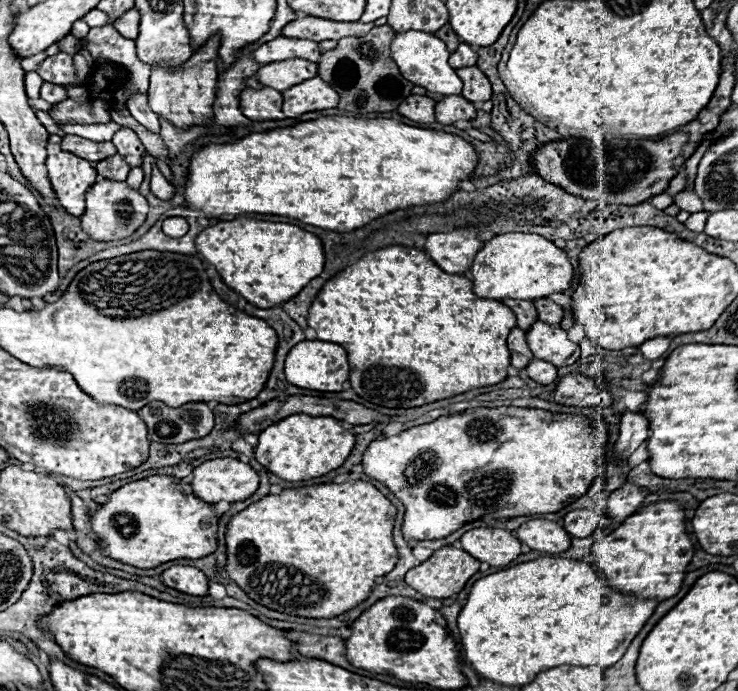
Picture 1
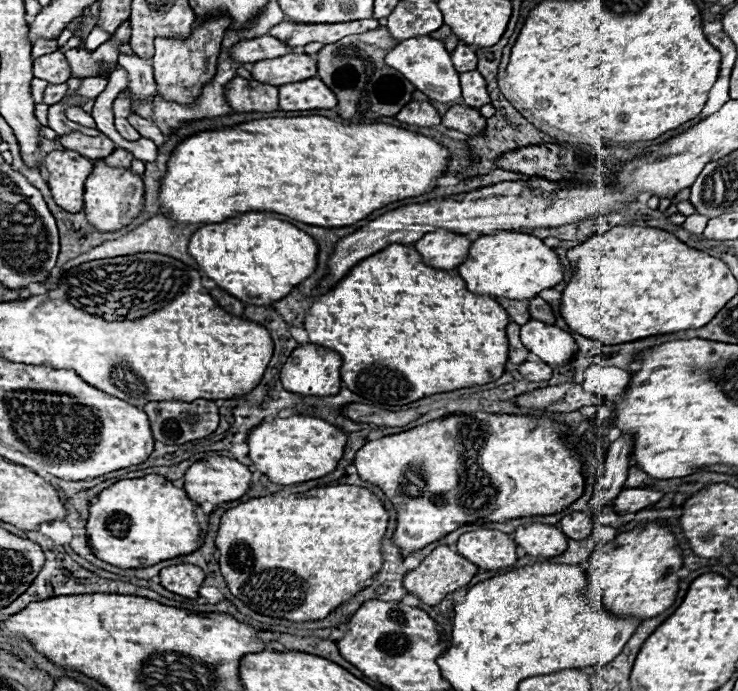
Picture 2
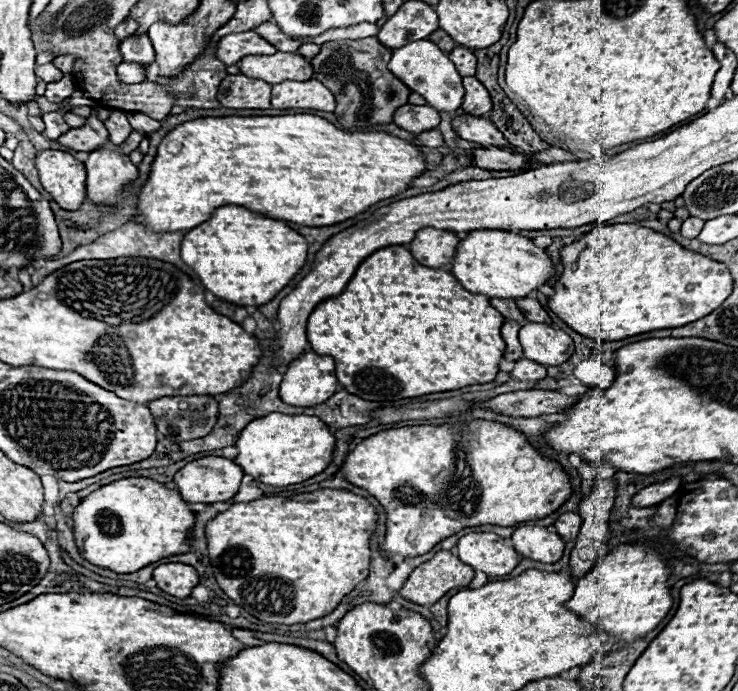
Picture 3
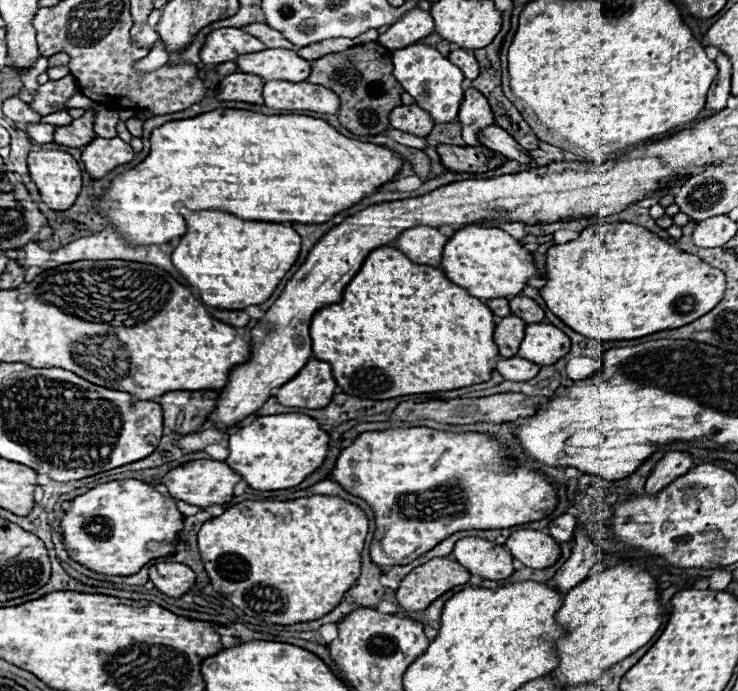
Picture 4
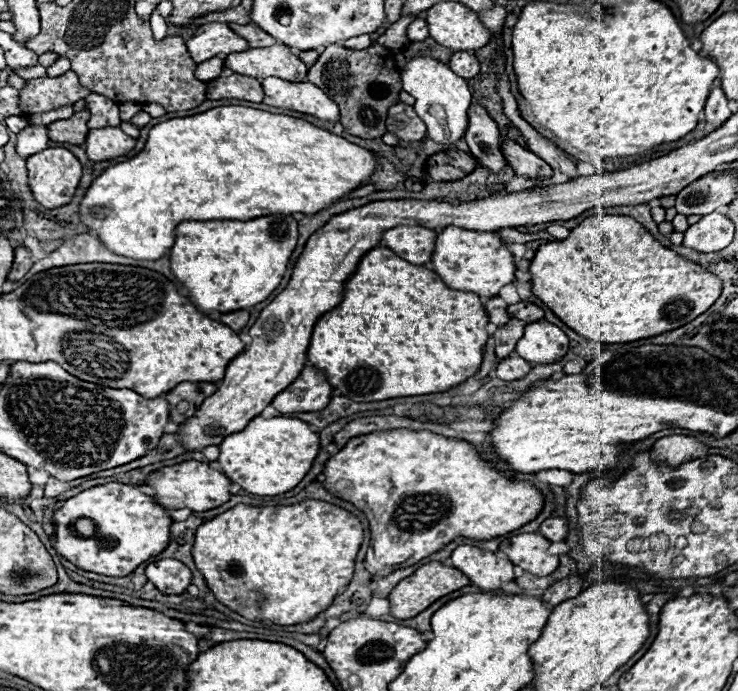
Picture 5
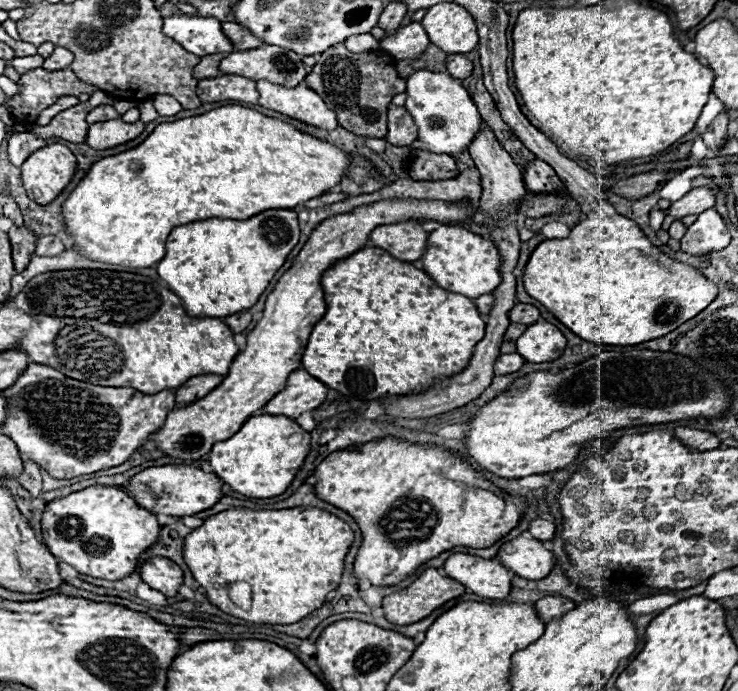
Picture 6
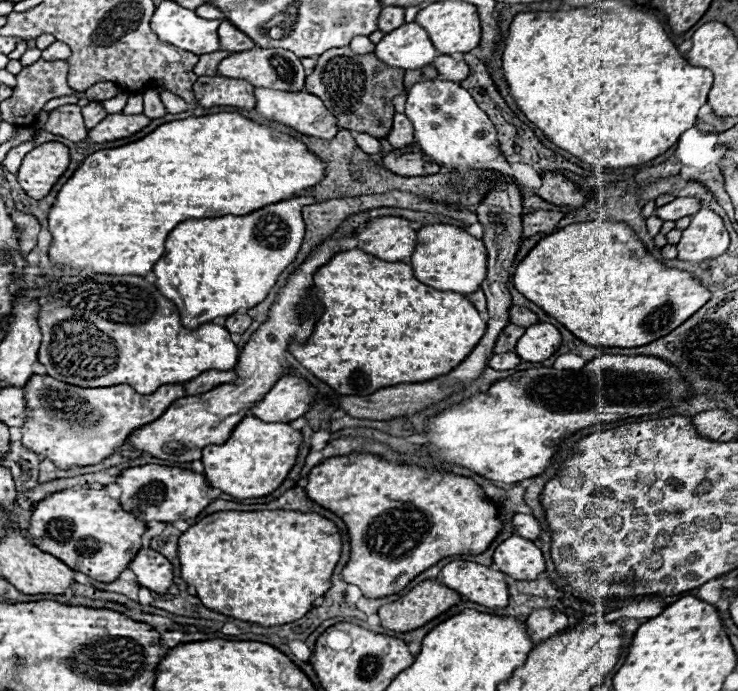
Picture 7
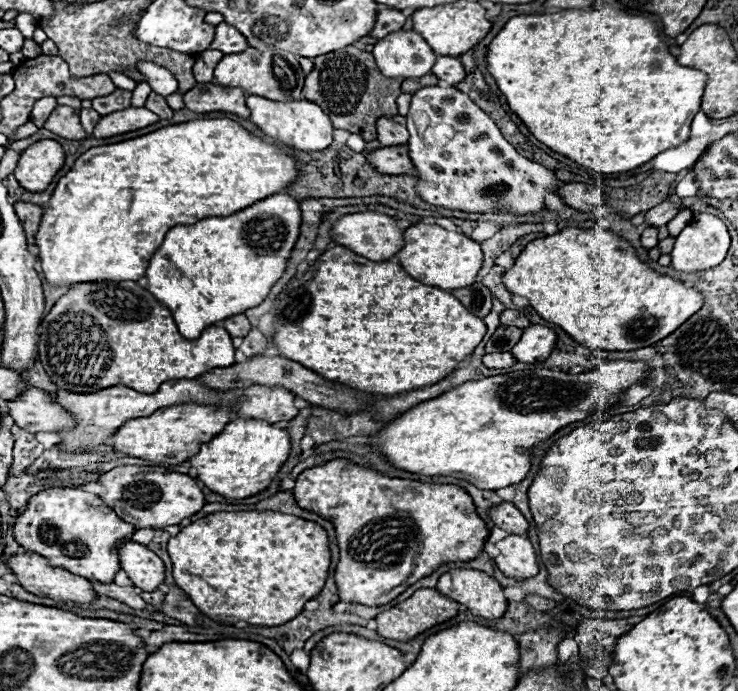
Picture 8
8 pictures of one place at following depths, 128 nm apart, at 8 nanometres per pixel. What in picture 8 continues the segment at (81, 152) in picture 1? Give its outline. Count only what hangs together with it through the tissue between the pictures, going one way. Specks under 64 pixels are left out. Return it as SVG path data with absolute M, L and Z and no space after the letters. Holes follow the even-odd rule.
M56 106L56 110L50 114L44 128L66 140L82 140L82 138L86 138L86 132L80 124L78 112L80 110L70 108L70 106Z

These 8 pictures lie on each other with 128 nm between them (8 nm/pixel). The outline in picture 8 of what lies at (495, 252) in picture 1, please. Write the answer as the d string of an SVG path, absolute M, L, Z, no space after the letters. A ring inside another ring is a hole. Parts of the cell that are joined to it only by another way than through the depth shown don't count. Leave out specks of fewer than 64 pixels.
M414 224L404 232L404 248L398 252L398 260L404 270L420 280L426 286L438 286L442 290L462 288L462 284L476 282L476 276L482 268L482 250L480 244L464 234L444 230L436 224Z

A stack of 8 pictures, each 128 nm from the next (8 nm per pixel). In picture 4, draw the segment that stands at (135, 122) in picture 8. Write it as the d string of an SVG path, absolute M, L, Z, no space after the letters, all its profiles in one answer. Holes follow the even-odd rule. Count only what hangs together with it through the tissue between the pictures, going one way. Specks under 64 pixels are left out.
M94 138L82 152L82 162L92 180L104 178L120 164L128 164L134 158L130 144L120 138Z

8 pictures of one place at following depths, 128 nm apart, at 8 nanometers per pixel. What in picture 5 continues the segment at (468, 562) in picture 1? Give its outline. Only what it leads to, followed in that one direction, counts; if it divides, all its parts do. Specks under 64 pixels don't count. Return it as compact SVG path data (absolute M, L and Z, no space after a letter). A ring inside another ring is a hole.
M442 562L424 564L390 592L390 614L400 620L414 618L440 596L446 596L468 584L468 576L452 566L444 566Z

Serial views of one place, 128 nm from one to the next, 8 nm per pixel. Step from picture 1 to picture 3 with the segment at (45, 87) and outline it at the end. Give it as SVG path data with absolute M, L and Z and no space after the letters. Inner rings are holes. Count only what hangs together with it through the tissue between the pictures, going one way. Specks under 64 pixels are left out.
M66 74L62 80L58 80L58 82L54 82L54 84L48 84L46 86L46 98L48 98L48 102L62 102L62 100L66 100L66 98L70 98L70 94L76 90L76 84L74 84L74 76L70 76L70 74Z

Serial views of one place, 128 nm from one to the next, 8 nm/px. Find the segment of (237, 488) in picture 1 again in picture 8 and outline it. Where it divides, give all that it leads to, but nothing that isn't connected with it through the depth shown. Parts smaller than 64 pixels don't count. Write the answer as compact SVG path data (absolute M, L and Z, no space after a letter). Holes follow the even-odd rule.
M118 466L104 476L100 484L106 486L106 494L100 498L126 522L136 528L166 528L180 524L184 518L194 516L206 504L204 492L194 478L180 472L168 472L158 466Z

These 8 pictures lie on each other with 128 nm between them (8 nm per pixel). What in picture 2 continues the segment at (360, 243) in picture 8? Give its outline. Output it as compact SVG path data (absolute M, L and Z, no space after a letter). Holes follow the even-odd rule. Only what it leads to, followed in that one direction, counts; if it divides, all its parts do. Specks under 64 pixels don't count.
M436 230L420 238L414 246L422 254L424 264L440 270L454 270L470 254L472 240L456 232Z

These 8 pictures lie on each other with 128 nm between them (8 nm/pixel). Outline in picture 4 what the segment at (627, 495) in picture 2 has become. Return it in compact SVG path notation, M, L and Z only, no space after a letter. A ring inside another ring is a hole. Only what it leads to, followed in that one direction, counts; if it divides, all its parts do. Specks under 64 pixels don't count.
M668 452L652 470L648 482L646 482L646 494L654 494L660 492L662 488L666 488L666 484L670 484L674 478L684 476L690 468L692 468L694 460L690 454L686 452Z

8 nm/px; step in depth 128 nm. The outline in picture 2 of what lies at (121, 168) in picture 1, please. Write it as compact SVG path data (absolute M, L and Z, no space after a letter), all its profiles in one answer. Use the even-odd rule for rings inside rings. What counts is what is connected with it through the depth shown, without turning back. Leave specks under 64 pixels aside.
M116 148L110 156L104 158L106 164L114 164L114 168L130 168L132 162L132 154L126 152L124 148Z

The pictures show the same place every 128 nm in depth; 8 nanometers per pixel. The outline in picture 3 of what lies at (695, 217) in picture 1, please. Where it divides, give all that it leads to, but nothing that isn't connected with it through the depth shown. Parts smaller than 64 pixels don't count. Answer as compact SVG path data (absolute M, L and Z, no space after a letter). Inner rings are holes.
M688 218L684 224L682 224L682 230L680 230L680 234L682 236L686 236L686 238L696 238L698 236L698 232L702 230L702 220L700 218Z

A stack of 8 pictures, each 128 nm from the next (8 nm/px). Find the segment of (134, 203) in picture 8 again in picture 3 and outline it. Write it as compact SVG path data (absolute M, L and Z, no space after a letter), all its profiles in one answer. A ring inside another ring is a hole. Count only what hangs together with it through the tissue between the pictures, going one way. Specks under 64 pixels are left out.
M317 115L198 118L176 126L158 146L148 182L140 188L138 216L154 232L178 232L192 230L212 218L218 208L236 204L302 226L332 226L366 212L380 200L404 192L424 170L426 156L408 140L388 132L344 132Z

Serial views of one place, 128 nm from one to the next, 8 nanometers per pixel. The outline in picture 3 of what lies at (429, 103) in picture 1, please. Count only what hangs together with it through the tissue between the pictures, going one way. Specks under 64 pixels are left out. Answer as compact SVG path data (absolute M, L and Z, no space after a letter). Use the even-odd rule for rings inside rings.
M406 104L404 108L396 110L394 124L408 130L408 132L422 134L428 130L434 130L440 124L440 114L434 112L434 108L430 108L430 106Z

